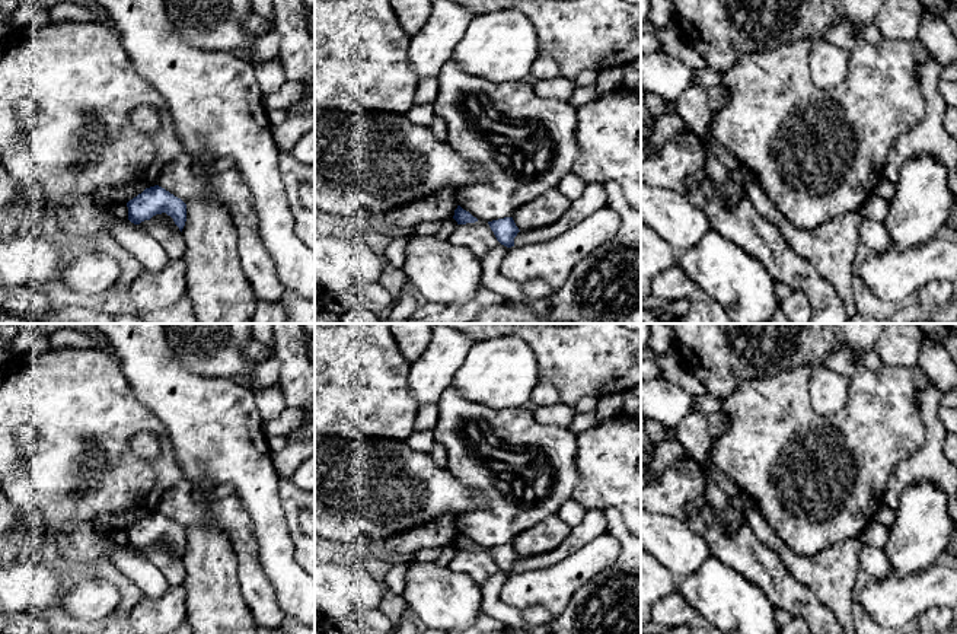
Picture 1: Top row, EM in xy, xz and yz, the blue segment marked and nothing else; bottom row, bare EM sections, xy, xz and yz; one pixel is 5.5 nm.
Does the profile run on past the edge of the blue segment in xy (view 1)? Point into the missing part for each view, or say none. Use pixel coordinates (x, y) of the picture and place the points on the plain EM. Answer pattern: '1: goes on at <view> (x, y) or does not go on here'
1: does not go on here

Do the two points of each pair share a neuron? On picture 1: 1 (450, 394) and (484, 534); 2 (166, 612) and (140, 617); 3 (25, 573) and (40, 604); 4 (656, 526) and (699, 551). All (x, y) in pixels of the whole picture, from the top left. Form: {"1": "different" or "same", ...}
{"1": "same", "2": "same", "3": "same", "4": "same"}

